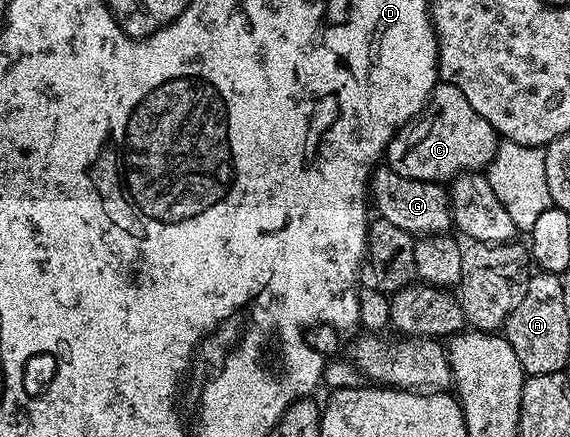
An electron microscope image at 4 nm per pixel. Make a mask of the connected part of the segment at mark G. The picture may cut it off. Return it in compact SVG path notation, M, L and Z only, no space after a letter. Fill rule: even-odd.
M388 164L378 165L369 179L371 206L383 220L414 236L440 236L453 226L449 191L440 182L424 182L399 176Z

